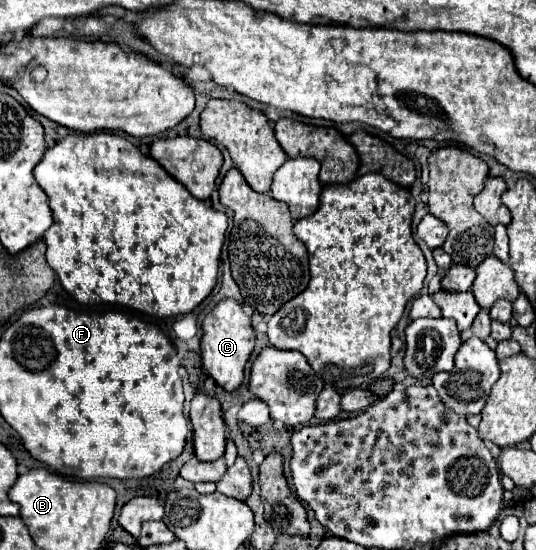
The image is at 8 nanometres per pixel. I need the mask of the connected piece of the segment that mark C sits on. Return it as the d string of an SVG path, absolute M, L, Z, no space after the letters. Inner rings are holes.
M230 298L222 300L204 318L202 330L204 330L204 334L202 334L202 366L204 366L204 370L226 392L238 390L244 380L244 368L246 368L246 362L254 350L254 340L256 340L250 318L244 314L242 304L236 300L230 300Z

